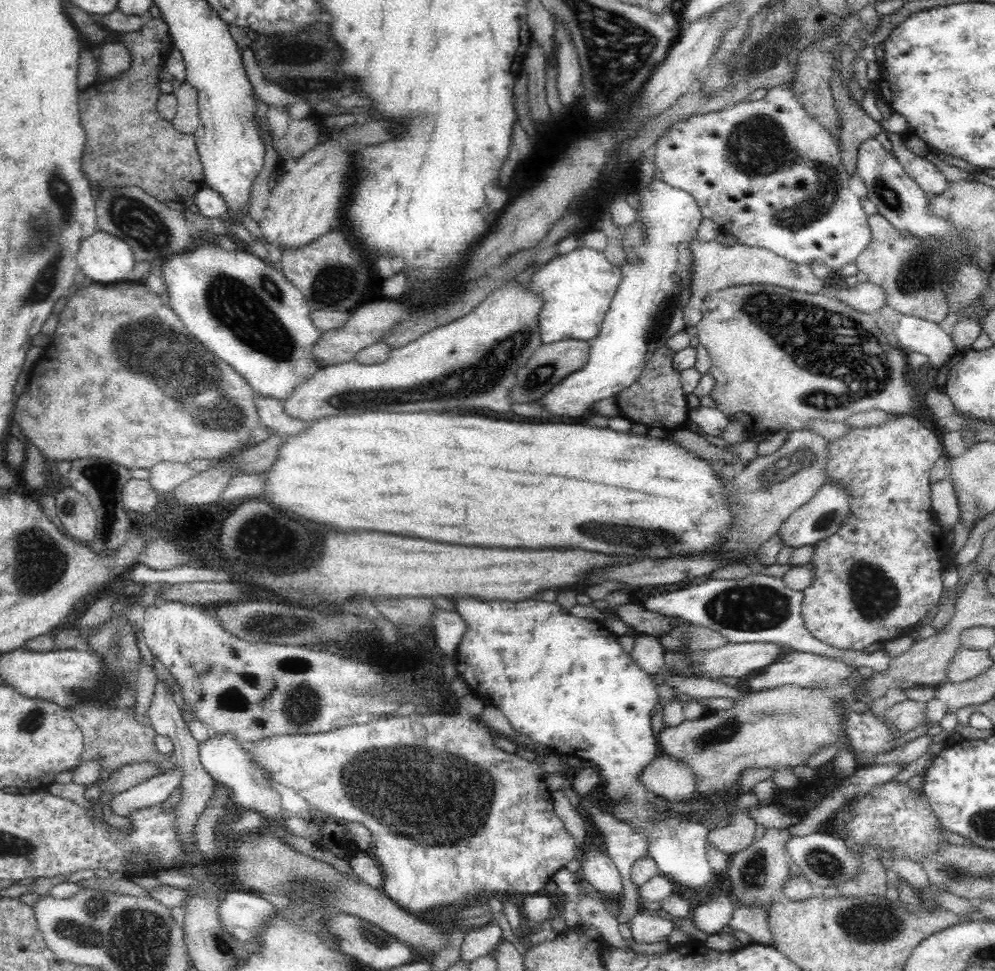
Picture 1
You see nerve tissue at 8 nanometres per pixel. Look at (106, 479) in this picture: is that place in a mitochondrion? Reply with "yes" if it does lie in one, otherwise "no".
yes

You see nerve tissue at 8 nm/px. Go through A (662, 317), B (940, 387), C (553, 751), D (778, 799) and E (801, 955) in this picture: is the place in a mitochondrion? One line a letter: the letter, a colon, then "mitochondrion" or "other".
A: mitochondrion
B: other
C: other
D: other
E: other

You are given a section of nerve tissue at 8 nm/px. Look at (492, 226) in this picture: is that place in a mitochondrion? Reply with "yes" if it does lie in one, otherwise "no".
no

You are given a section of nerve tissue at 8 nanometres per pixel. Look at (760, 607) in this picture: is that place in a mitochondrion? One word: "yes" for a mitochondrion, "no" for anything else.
yes

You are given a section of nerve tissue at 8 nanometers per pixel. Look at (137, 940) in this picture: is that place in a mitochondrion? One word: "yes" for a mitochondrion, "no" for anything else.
yes

